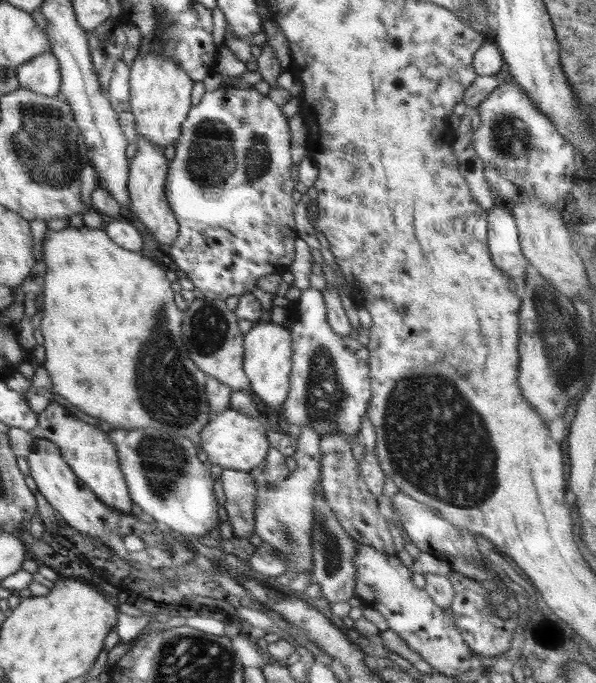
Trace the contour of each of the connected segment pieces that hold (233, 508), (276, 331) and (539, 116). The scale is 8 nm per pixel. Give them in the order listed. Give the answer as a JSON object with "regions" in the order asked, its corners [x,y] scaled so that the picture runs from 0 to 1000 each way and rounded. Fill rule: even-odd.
{"regions":[[[[374,687],[371,694],[369,706],[379,729],[376,744],[383,750],[389,782],[394,788],[418,789],[426,780],[430,720],[448,709],[431,706],[416,688]]],[[[426,473],[408,495],[408,543],[418,553],[418,574],[423,574],[456,600],[470,603],[475,589],[487,571],[485,548],[488,546],[490,493],[487,485],[458,473]]],[[[846,107],[839,120],[800,155],[807,182],[794,193],[795,223],[812,237],[826,237],[839,258],[886,287],[901,287],[919,299],[946,296],[968,243],[961,214],[876,127]]]]}

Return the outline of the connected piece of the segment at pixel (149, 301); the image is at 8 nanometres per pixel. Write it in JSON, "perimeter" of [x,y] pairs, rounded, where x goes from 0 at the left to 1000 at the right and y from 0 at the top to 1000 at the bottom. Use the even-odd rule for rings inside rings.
{"perimeter":[[[111,332],[109,335],[99,337],[97,340],[79,340],[74,347],[74,356],[72,356],[72,370],[74,370],[74,379],[77,385],[77,403],[74,406],[74,436],[72,436],[72,454],[77,454],[74,457],[74,461],[70,464],[67,483],[70,485],[72,493],[74,493],[74,502],[72,507],[76,510],[76,530],[70,533],[77,542],[81,543],[81,548],[84,551],[84,556],[89,562],[87,572],[91,577],[104,580],[107,586],[114,586],[117,592],[122,592],[128,594],[128,597],[138,600],[138,603],[144,605],[146,608],[151,608],[154,611],[161,611],[163,613],[171,615],[173,618],[181,619],[186,625],[191,625],[191,628],[211,628],[211,631],[218,630],[228,630],[228,628],[262,628],[265,631],[272,631],[275,634],[287,633],[287,635],[295,637],[299,641],[322,641],[326,638],[331,638],[332,634],[337,634],[337,631],[351,621],[349,619],[349,606],[352,603],[351,600],[351,589],[347,587],[347,583],[344,580],[344,562],[349,556],[349,549],[344,545],[339,545],[336,539],[332,539],[324,530],[322,526],[317,523],[317,515],[314,514],[314,508],[310,507],[309,493],[302,492],[302,477],[307,467],[307,458],[295,449],[295,444],[292,442],[292,425],[287,423],[289,419],[285,417],[287,413],[282,411],[279,407],[279,400],[272,389],[265,388],[263,384],[255,382],[255,379],[250,379],[248,376],[243,376],[242,373],[237,373],[232,367],[220,367],[211,366],[210,363],[205,363],[203,360],[198,360],[190,351],[185,351],[185,347],[178,343],[176,337],[171,335],[153,335],[151,332]]]}

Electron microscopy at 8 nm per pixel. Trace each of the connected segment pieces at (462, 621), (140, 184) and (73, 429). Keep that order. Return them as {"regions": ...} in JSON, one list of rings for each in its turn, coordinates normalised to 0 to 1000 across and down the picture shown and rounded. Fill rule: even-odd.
{"regions":[[[[757,836],[755,852],[762,861],[762,873],[757,892],[763,899],[763,912],[773,925],[779,940],[787,946],[787,952],[807,962],[836,960],[849,955],[857,947],[862,921],[867,918],[869,906],[842,906],[836,900],[824,899],[817,890],[817,867],[805,854],[785,848],[772,837]]],[[[235,199],[227,209],[230,224],[216,234],[213,269],[216,302],[220,302],[220,307],[223,307],[225,316],[232,319],[235,328],[258,346],[262,354],[270,357],[273,366],[280,366],[295,351],[300,338],[295,316],[289,312],[277,286],[277,261],[285,236],[275,230],[275,218],[268,214],[260,214],[247,202]]],[[[84,589],[67,606],[62,606],[62,612],[62,635],[97,653],[102,671],[117,682],[136,707],[144,709],[174,739],[216,753],[221,747],[221,732],[201,685],[195,654],[181,643],[181,635],[131,613],[97,589]]]]}

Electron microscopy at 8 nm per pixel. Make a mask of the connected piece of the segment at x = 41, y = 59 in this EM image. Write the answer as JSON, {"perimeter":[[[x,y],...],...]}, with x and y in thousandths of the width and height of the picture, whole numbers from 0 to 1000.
{"perimeter":[[[79,75],[59,82],[25,104],[32,127],[74,141],[101,141],[101,95],[91,78]]]}

